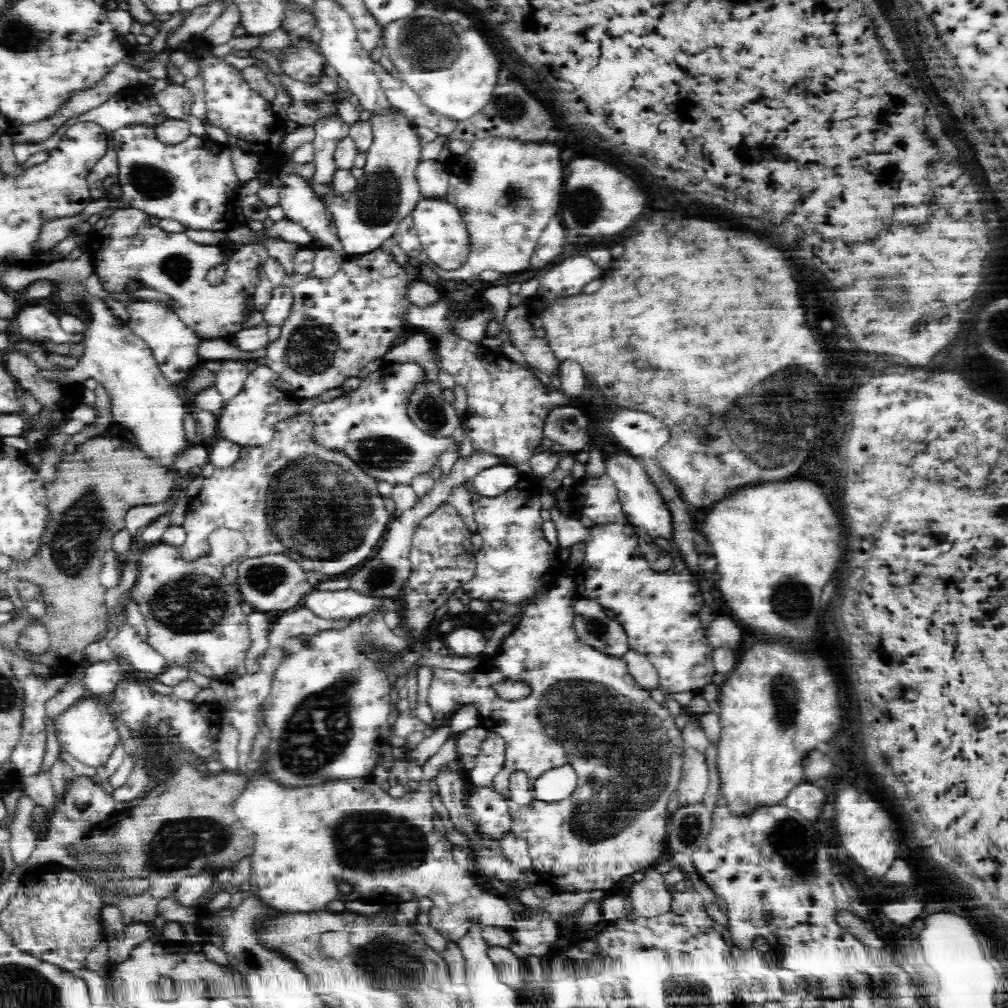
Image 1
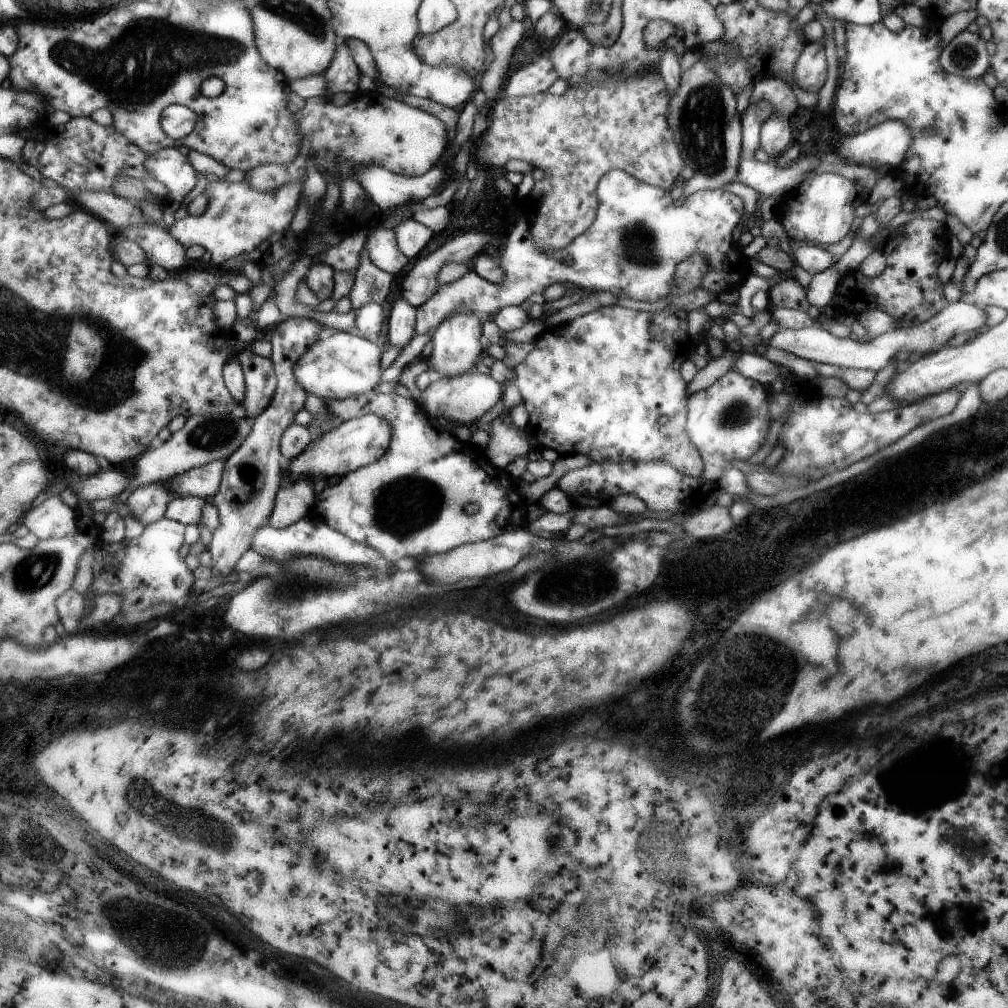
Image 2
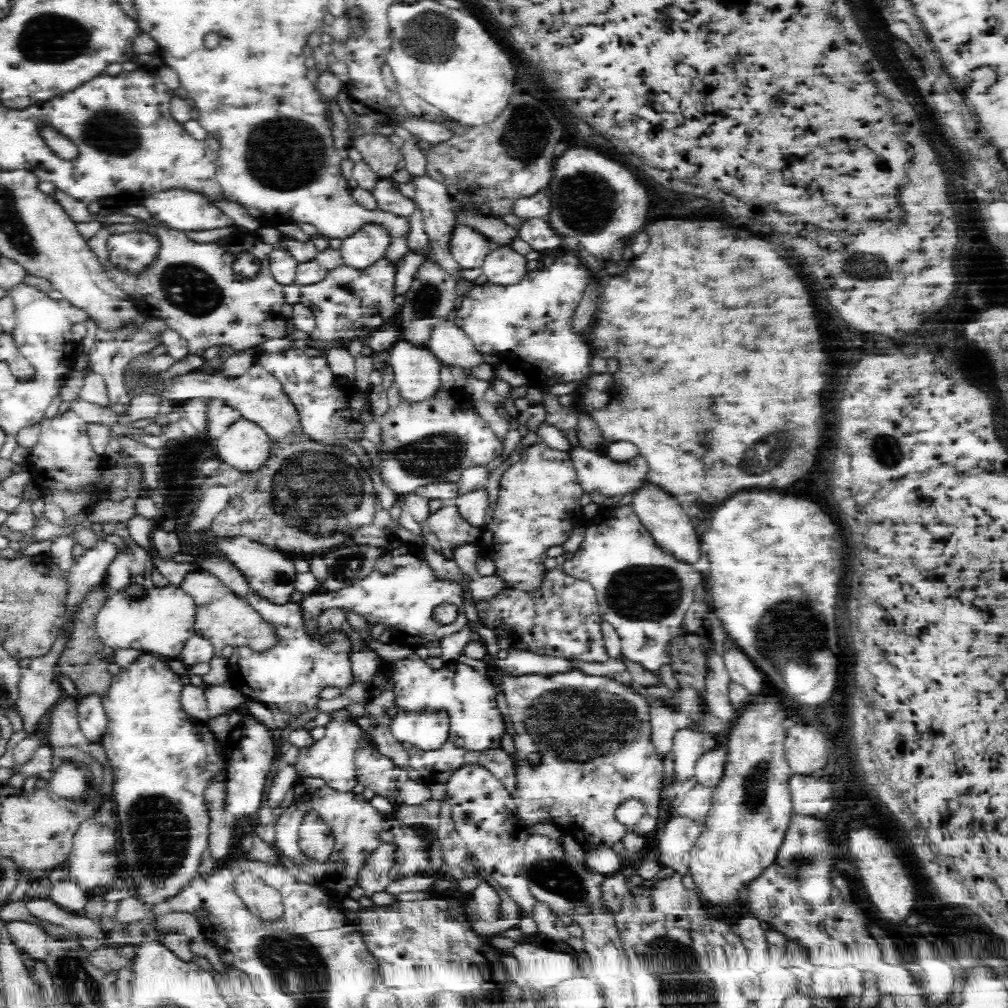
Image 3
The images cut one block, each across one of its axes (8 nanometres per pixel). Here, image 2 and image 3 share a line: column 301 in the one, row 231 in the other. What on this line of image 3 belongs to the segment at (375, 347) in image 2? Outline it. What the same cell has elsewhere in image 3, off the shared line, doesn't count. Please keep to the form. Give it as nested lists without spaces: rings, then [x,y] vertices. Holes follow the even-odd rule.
[[[364,226],[354,236],[342,242],[340,256],[344,260],[344,266],[350,266],[352,270],[362,272],[368,266],[374,266],[378,260],[382,260],[390,244],[392,244],[392,238],[380,226]]]

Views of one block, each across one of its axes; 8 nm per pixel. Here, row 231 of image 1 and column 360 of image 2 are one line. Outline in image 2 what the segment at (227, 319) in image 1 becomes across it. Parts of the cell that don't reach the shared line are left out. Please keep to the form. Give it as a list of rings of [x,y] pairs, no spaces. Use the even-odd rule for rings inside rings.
[[[311,98],[305,102],[303,108],[295,108],[295,118],[297,122],[301,122],[301,144],[299,144],[299,156],[295,156],[293,162],[265,162],[265,166],[257,166],[253,170],[247,172],[247,182],[257,188],[257,190],[275,190],[275,186],[281,186],[285,182],[291,182],[291,180],[299,180],[299,178],[305,178],[307,172],[305,172],[305,158],[307,154],[313,150],[319,158],[319,170],[331,170],[333,174],[339,174],[339,172],[345,172],[349,174],[351,178],[355,178],[353,174],[353,164],[381,164],[383,168],[391,170],[391,172],[397,172],[397,174],[407,174],[407,176],[423,176],[425,172],[429,172],[439,160],[441,156],[445,154],[447,146],[449,146],[449,132],[447,132],[447,126],[445,122],[441,122],[437,116],[429,114],[429,112],[423,112],[423,110],[417,110],[417,108],[409,108],[407,104],[403,102],[397,102],[397,100],[387,100],[385,106],[383,104],[373,104],[373,106],[367,106],[361,104],[361,102],[351,102],[347,106],[335,106],[331,100],[327,98]]]

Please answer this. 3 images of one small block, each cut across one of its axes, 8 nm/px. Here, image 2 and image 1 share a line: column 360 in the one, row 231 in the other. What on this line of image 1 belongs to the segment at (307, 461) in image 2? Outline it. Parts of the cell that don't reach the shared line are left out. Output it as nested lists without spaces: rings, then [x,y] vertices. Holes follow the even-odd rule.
[[[422,200],[412,218],[420,244],[436,268],[444,272],[456,272],[464,266],[464,262],[468,262],[472,252],[472,238],[464,218],[460,216],[460,210],[454,204],[448,204],[446,200]]]

